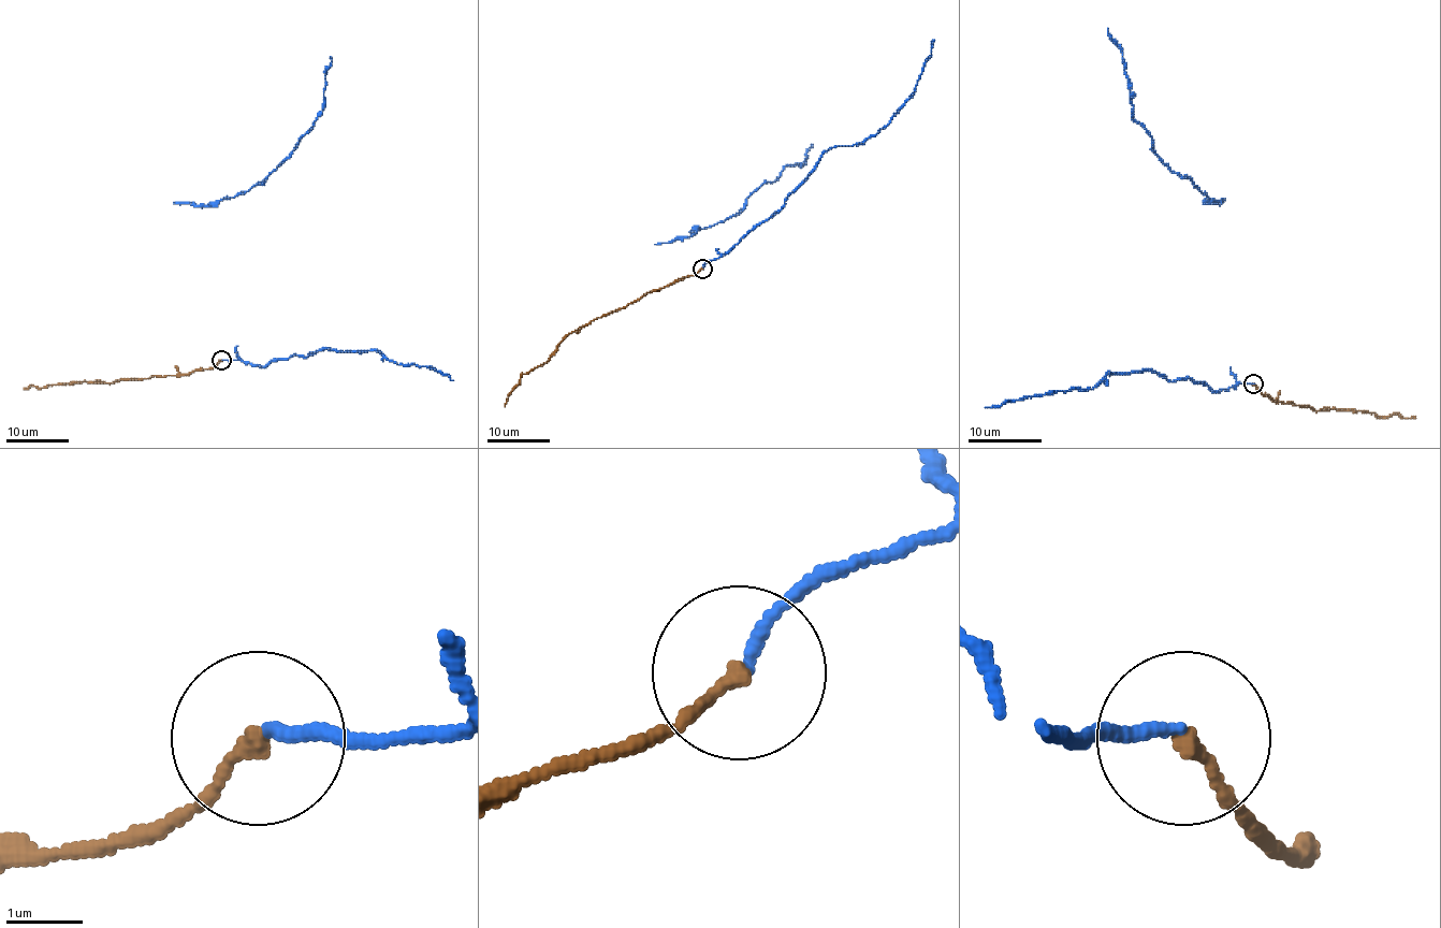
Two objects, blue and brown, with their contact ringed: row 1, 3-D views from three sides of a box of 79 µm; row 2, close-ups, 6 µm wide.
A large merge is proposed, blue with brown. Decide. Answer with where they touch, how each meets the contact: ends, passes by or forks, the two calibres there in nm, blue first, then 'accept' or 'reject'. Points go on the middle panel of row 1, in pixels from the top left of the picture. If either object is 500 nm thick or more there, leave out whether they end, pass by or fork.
place (702, 269); blue ends; brown ends; calibres 140 and 200 nm; accept

